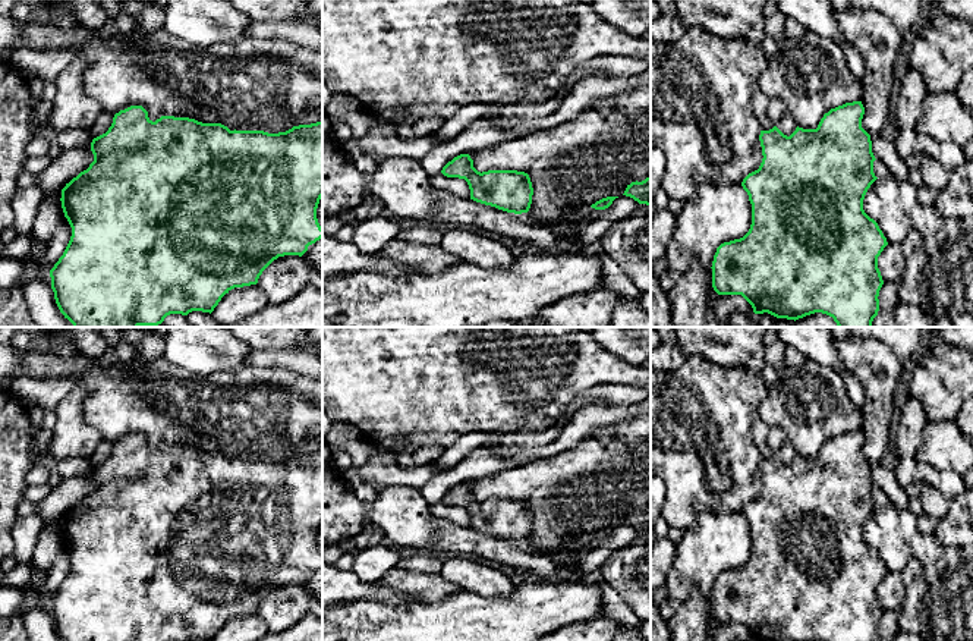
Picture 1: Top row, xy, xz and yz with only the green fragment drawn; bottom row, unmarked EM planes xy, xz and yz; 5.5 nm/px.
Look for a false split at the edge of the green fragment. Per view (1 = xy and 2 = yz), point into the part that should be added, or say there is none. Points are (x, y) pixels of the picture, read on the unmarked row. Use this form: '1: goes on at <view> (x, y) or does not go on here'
1: does not go on here
2: does not go on here

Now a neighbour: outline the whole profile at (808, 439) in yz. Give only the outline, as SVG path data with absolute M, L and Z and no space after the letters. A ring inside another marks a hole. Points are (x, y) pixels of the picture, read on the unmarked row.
M812 359L783 373L758 414L768 425L781 427L803 458L816 458L831 437L863 425L840 374Z

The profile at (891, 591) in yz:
M911 556L901 572L888 572L878 585L878 597L884 610L901 609L907 587L920 574L920 562Z

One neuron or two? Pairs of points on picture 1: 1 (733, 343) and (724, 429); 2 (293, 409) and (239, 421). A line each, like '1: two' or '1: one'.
1: two
2: one

